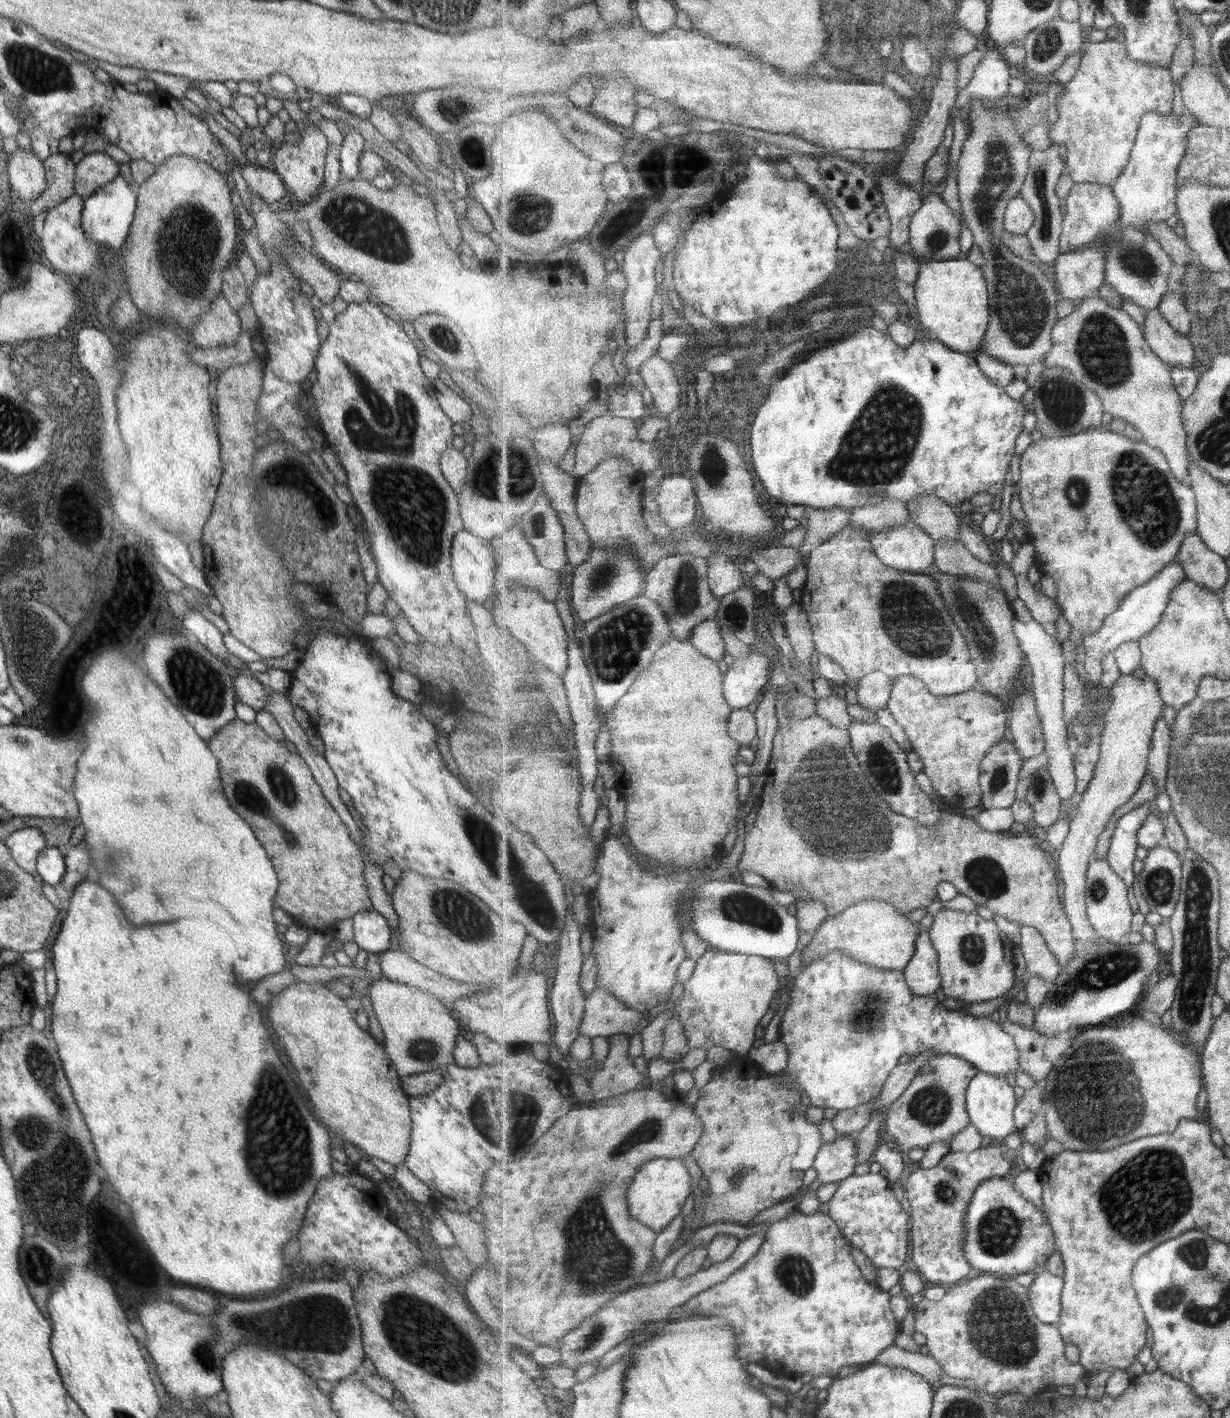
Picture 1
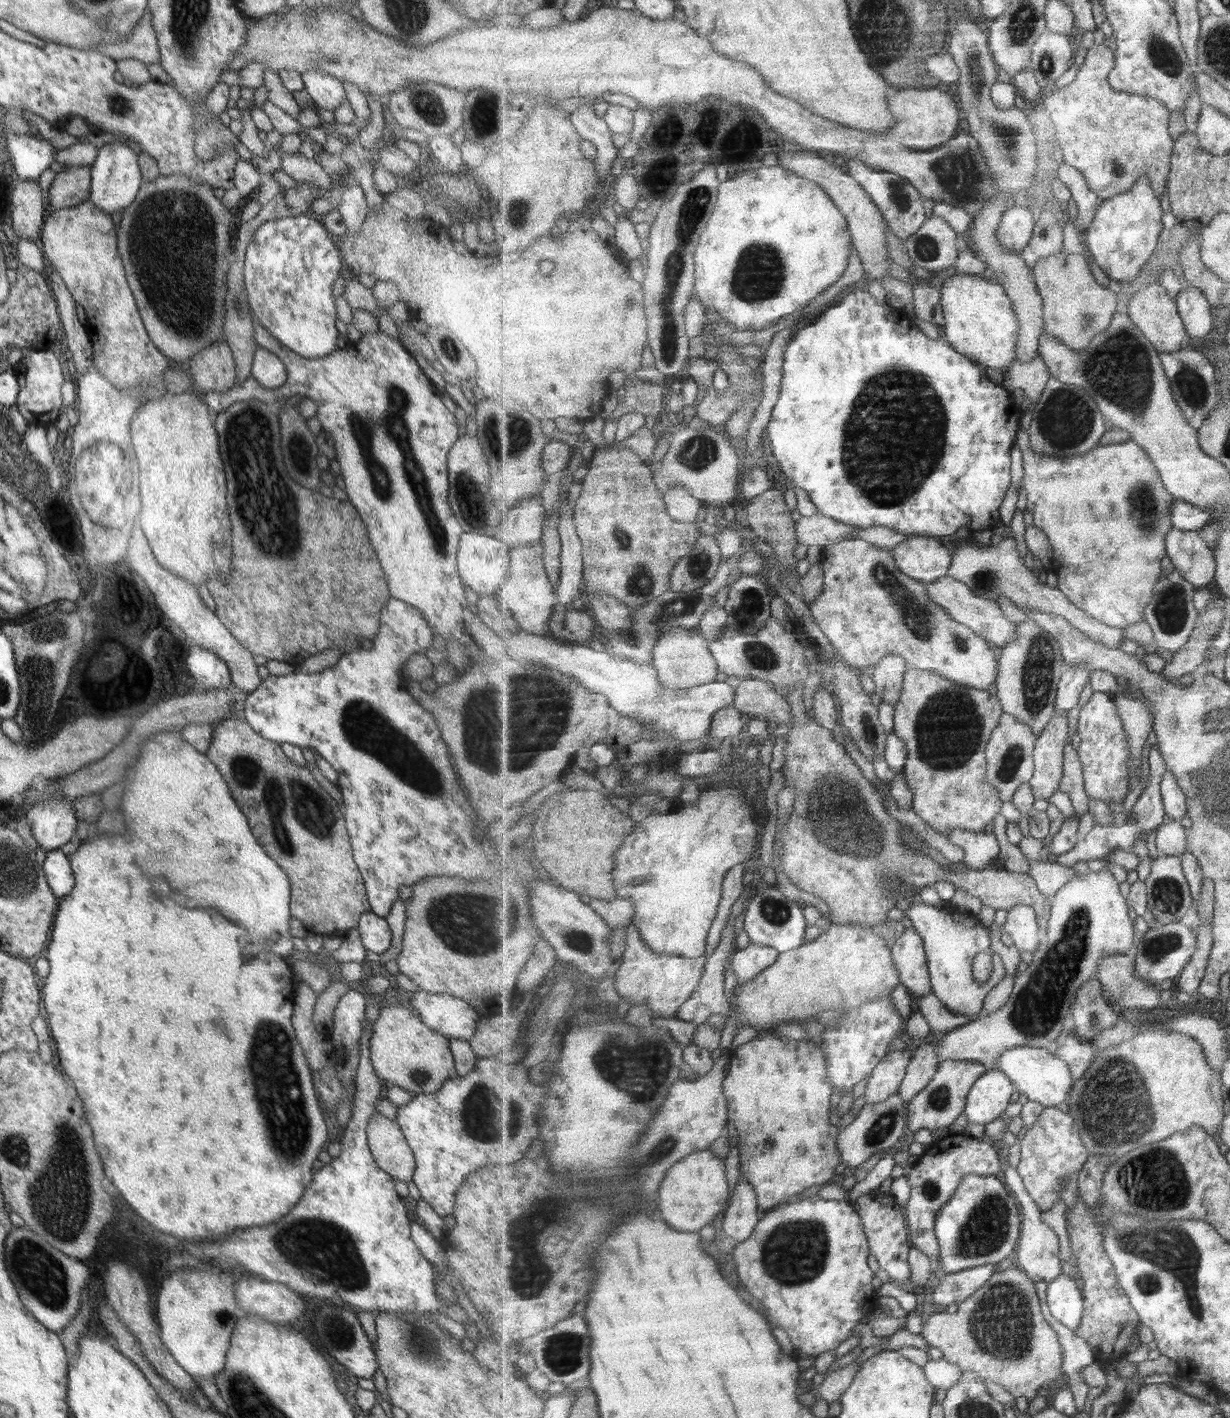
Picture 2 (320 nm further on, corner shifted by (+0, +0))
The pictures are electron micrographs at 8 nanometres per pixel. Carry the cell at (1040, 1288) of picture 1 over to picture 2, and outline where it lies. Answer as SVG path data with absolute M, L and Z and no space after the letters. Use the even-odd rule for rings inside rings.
M1060 1274L1047 1289L1047 1303L1052 1315L1070 1330L1081 1327L1085 1312L1085 1299L1073 1277Z

